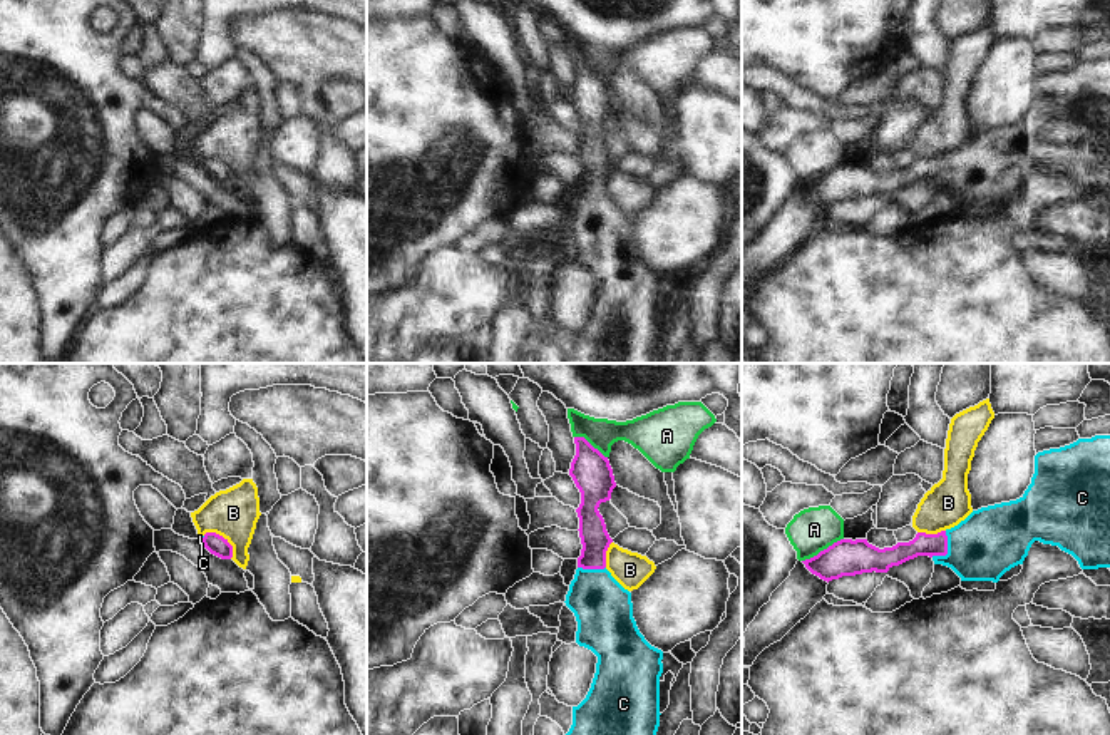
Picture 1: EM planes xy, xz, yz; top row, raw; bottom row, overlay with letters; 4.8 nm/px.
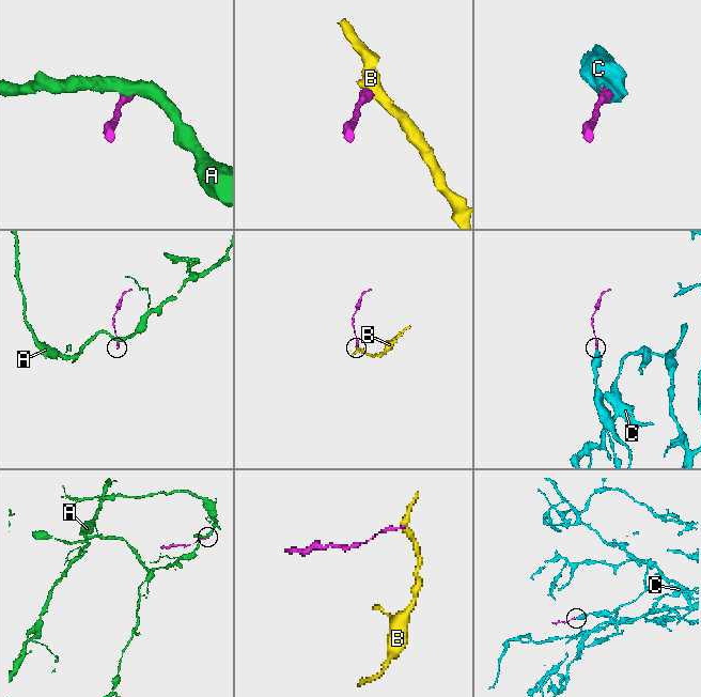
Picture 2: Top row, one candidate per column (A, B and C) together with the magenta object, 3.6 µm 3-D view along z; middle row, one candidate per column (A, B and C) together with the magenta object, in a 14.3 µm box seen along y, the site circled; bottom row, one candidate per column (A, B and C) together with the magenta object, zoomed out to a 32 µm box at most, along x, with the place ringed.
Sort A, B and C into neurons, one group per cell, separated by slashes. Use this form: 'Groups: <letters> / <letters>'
Groups: A / B / C.

